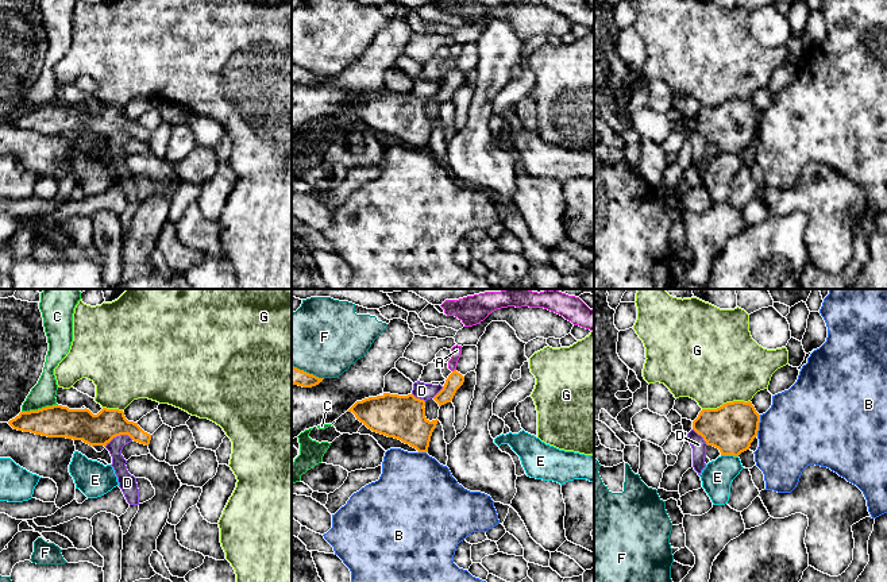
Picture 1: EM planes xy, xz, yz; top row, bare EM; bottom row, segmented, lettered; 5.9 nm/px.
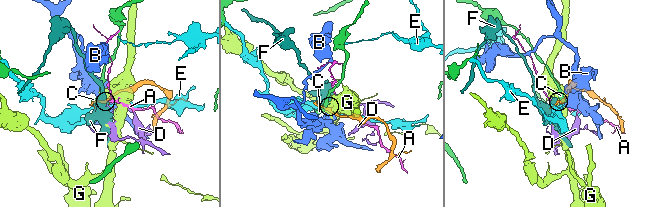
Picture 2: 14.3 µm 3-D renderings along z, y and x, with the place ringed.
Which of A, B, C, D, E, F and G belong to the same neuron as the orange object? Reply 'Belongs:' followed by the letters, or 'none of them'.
Belongs: none of them

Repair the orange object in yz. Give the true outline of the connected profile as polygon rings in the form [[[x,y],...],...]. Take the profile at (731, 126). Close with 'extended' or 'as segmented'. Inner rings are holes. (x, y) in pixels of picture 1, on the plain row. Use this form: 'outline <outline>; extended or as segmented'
outline [[[733,99],[717,107],[702,107],[693,119],[693,127],[707,143],[718,146],[721,153],[738,154],[749,147],[759,120],[760,112],[751,99]]]; as segmented

